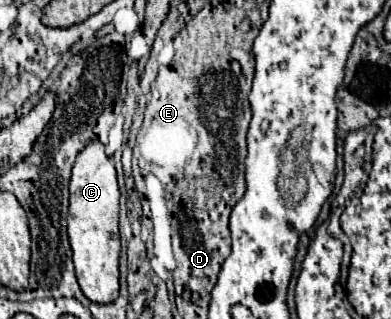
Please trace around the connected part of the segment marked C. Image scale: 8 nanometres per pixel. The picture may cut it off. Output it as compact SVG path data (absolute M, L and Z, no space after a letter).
M92 141L78 153L69 192L67 232L74 251L74 267L80 289L92 303L112 303L116 301L120 290L120 190L116 183L114 163L104 153L102 143Z

